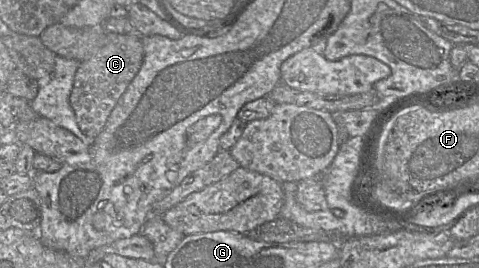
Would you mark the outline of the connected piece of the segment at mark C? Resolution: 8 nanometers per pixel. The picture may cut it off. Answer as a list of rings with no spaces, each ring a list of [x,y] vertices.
[[[108,33],[107,43],[80,63],[75,73],[70,104],[85,136],[94,139],[103,130],[119,99],[140,70],[144,59],[143,37],[136,33]]]

